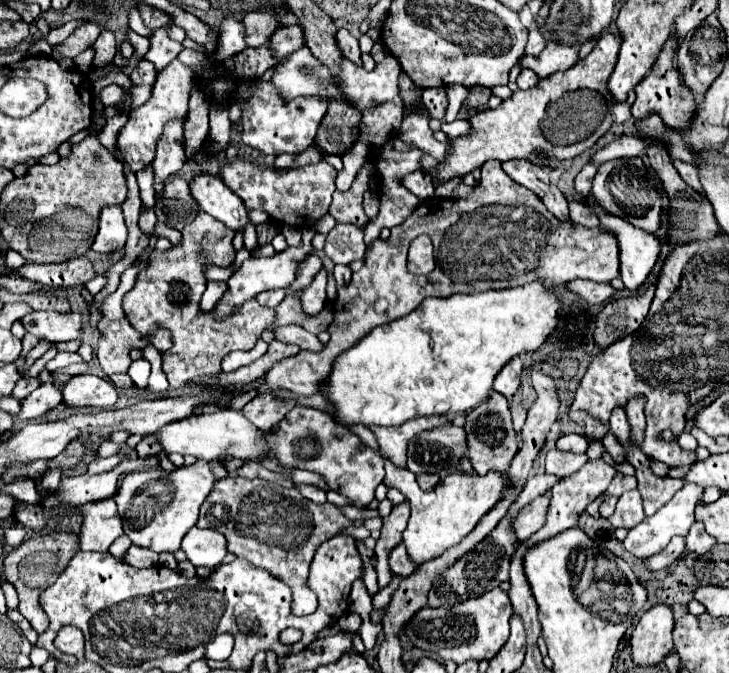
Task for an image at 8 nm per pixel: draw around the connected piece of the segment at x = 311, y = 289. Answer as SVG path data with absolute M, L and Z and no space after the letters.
M326 270L318 272L314 282L302 292L300 300L302 300L302 310L308 316L316 316L318 312L322 312L326 302Z

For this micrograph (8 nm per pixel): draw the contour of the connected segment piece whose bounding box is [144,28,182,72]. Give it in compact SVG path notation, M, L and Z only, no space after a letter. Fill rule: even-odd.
M166 28L156 30L154 36L150 38L150 42L152 42L152 46L144 58L154 64L156 72L162 72L162 68L166 68L182 52L182 44L170 40L166 34Z

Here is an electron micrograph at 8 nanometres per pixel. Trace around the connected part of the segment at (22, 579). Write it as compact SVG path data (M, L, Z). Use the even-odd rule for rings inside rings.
M52 532L52 534L32 534L20 546L16 546L4 558L4 576L16 588L20 598L20 614L32 624L32 628L39 634L49 626L49 619L39 604L40 594L64 572L70 558L78 552L78 536L66 532Z

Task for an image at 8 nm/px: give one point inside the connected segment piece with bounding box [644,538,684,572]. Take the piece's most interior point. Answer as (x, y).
(671, 553)

